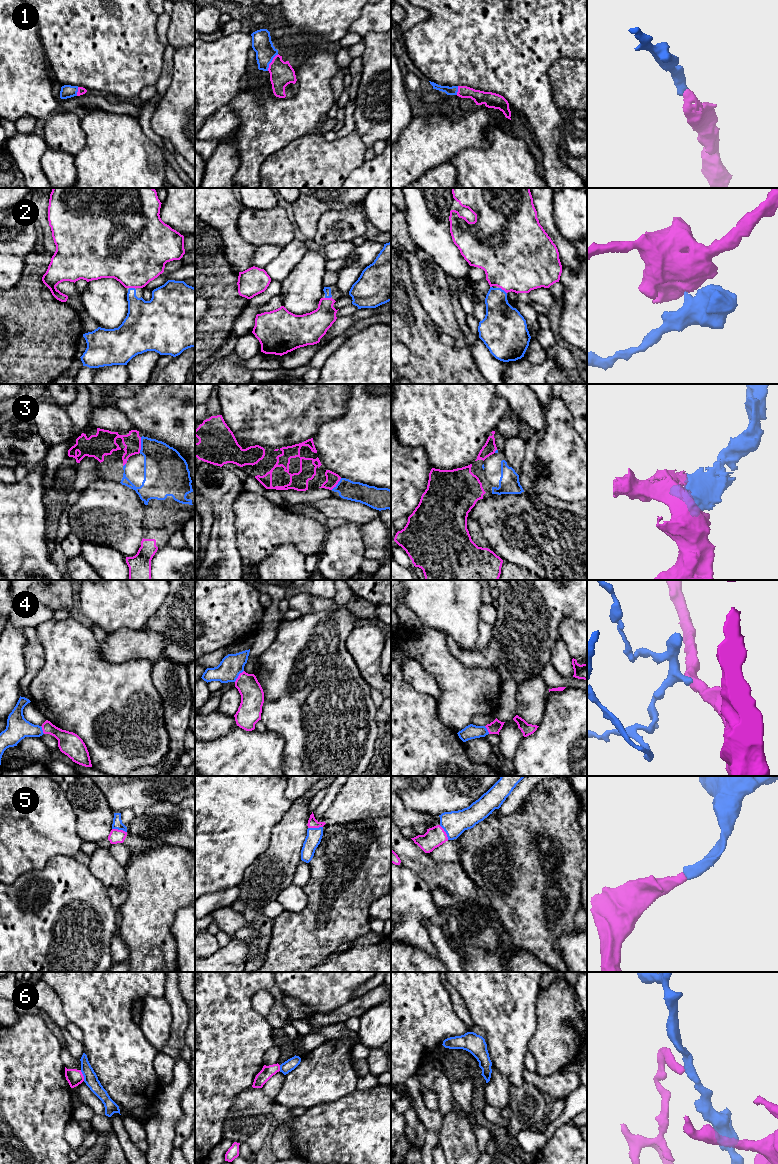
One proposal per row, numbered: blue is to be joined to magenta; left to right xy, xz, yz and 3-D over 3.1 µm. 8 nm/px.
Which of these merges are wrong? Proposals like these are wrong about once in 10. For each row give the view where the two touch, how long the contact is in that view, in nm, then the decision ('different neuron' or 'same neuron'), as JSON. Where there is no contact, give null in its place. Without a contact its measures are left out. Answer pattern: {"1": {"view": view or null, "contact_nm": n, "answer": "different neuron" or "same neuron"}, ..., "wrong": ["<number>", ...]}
{"1": {"view": "xz", "contact_nm": 160, "answer": "same neuron"}, "2": {"view": "yz", "contact_nm": 80, "answer": "same neuron"}, "3": {"view": "xy", "contact_nm": 130, "answer": "same neuron"}, "4": {"view": "xz", "contact_nm": 120, "answer": "same neuron"}, "5": {"view": "xy", "contact_nm": 120, "answer": "same neuron"}, "6": {"view": "xy", "contact_nm": 90, "answer": "different neuron"}, "wrong": ["6"]}

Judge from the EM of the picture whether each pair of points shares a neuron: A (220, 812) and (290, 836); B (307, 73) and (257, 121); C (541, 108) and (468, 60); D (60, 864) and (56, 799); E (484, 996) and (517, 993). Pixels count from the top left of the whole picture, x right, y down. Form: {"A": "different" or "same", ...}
{"A": "different", "B": "same", "C": "same", "D": "different", "E": "same"}

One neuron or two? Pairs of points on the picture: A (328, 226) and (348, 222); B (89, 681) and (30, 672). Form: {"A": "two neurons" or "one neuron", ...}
{"A": "one neuron", "B": "two neurons"}

